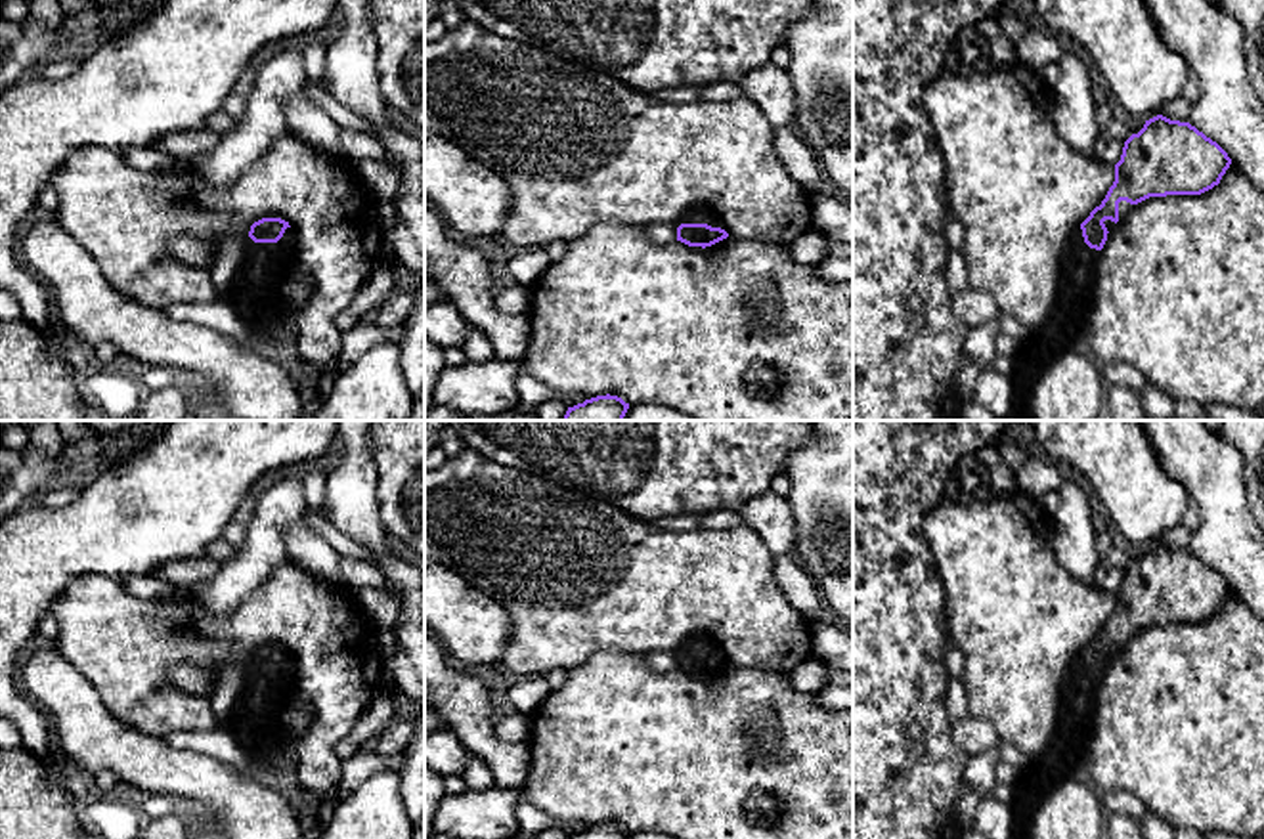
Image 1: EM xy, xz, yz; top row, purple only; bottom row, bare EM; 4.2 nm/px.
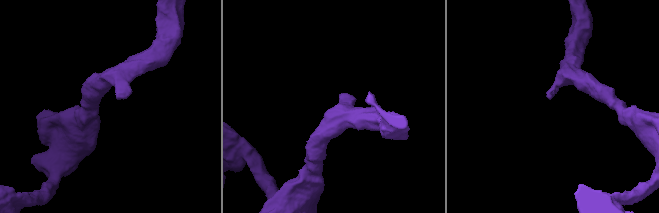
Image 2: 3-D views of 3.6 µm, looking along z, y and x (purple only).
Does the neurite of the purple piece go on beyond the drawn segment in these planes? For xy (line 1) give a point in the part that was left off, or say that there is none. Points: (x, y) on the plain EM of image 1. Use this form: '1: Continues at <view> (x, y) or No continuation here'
1: Continues at xy (255, 723)

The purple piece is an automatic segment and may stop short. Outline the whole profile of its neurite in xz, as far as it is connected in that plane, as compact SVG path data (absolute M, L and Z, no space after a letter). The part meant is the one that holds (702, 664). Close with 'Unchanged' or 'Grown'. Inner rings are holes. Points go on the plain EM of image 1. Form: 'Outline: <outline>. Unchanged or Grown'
Outline: M706 635L685 638L677 650L677 669L688 675L711 675L729 665L723 648Z. Grown

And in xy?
Outline: M262 646L251 654L245 692L235 713L226 721L243 749L254 761L270 751L279 732L277 719L296 682L294 657L281 646Z. Grown

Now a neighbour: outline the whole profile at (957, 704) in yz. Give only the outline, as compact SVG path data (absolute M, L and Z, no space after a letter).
M950 677L947 686L947 711L950 719L962 719L970 715L970 705L966 699L966 688L960 678Z

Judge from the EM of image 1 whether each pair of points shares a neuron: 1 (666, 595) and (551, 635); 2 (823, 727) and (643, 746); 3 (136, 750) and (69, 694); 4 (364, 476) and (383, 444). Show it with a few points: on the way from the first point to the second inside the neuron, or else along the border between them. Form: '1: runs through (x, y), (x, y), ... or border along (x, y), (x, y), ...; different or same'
1: runs through (637, 595), (609, 595), (580, 612); same
2: runs through (783, 773), (748, 773), (739, 763), (689, 755); same
3: runs through (119, 744), (87, 711); same
4: border along (368, 440), (377, 469), (379, 503); different

